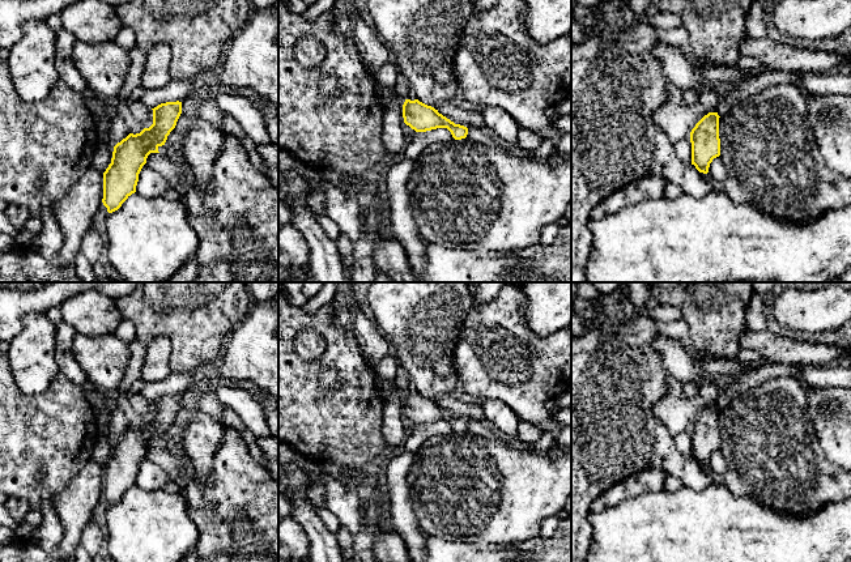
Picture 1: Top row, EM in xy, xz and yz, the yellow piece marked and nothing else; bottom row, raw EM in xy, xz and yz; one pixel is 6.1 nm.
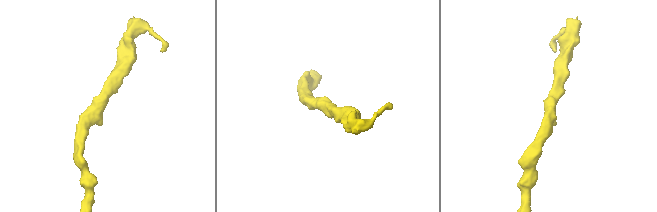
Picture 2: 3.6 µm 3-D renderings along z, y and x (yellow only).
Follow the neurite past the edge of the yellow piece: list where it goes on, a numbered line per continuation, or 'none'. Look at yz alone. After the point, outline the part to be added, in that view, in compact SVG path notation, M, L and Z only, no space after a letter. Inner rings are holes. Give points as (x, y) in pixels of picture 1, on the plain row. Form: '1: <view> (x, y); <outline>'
none

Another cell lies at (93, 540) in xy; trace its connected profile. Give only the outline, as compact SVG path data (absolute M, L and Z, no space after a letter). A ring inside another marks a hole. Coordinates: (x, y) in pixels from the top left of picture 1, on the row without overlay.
M93 518L81 535L80 546L90 557L95 557L97 554L105 553L105 544L106 544L106 535L101 531L98 523Z

